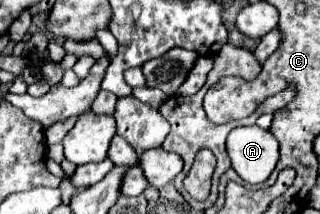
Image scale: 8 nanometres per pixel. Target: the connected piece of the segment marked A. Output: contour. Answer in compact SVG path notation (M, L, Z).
M239 126L227 136L227 154L233 170L249 184L259 184L269 178L279 156L277 140L269 130L259 126Z

